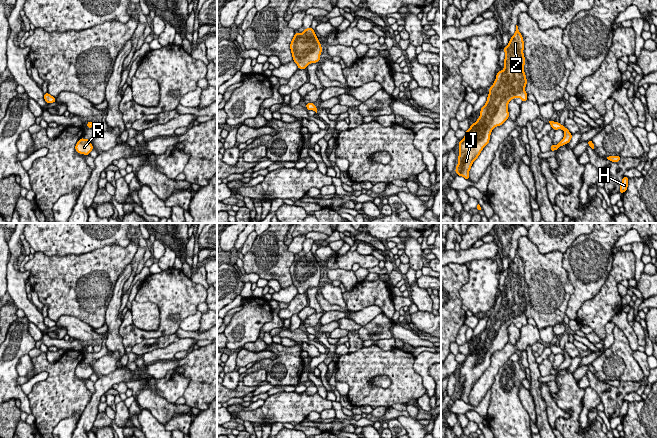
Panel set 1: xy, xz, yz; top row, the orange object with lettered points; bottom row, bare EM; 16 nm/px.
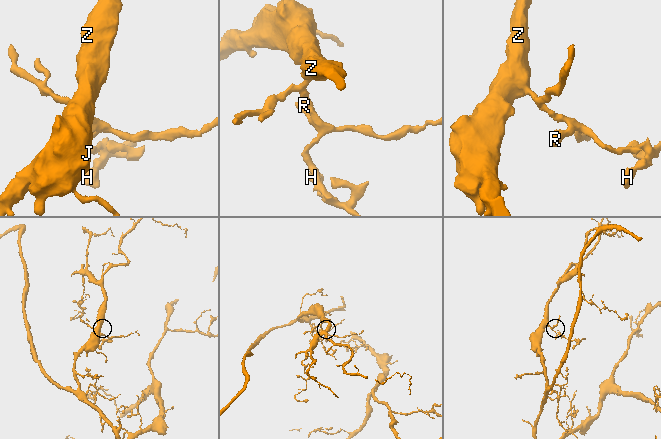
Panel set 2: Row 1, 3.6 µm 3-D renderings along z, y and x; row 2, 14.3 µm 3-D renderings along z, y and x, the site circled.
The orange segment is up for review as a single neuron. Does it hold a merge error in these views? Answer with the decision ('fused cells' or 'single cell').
single cell

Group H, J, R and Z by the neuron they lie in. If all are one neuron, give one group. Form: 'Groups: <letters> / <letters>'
Groups: H J R Z

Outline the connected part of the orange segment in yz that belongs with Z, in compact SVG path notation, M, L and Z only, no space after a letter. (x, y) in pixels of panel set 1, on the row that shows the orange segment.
M517 25L509 44L503 50L504 69L497 72L496 79L489 88L487 101L480 110L480 117L458 142L459 156L455 172L466 180L469 180L473 162L489 143L492 130L509 118L509 102L514 98L521 98L522 102L528 100L525 91L527 79L524 72L524 41Z

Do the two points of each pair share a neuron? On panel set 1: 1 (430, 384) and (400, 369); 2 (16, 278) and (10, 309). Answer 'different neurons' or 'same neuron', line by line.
1: different neurons
2: different neurons

